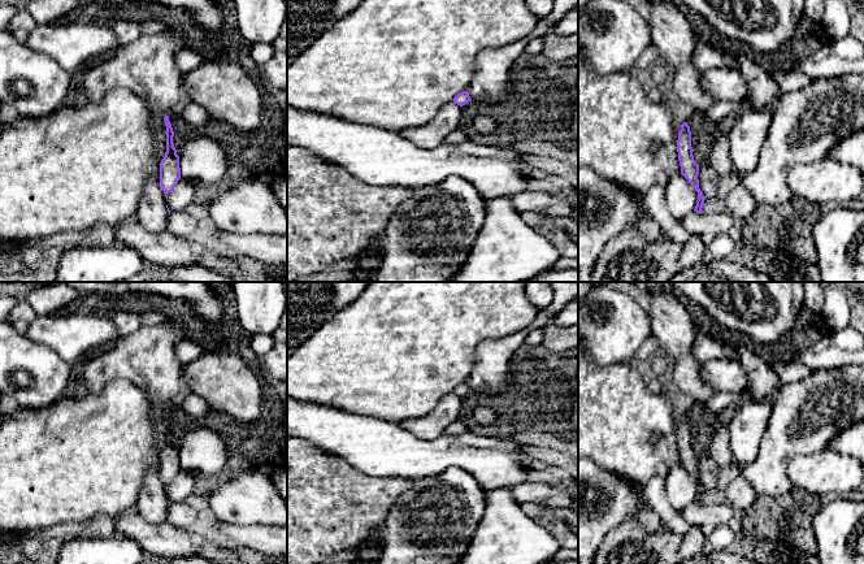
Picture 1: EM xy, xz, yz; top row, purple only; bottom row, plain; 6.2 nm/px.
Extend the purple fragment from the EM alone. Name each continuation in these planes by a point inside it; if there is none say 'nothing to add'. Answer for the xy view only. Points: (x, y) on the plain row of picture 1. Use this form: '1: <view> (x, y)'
nothing to add

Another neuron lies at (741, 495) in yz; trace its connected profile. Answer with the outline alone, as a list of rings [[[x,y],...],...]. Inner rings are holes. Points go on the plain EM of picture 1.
[[[742,476],[728,485],[725,495],[731,508],[739,513],[747,511],[759,496]]]

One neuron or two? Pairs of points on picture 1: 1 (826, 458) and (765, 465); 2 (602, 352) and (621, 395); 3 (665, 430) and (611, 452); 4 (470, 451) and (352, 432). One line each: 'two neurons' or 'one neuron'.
1: two neurons
2: two neurons
3: one neuron
4: one neuron

